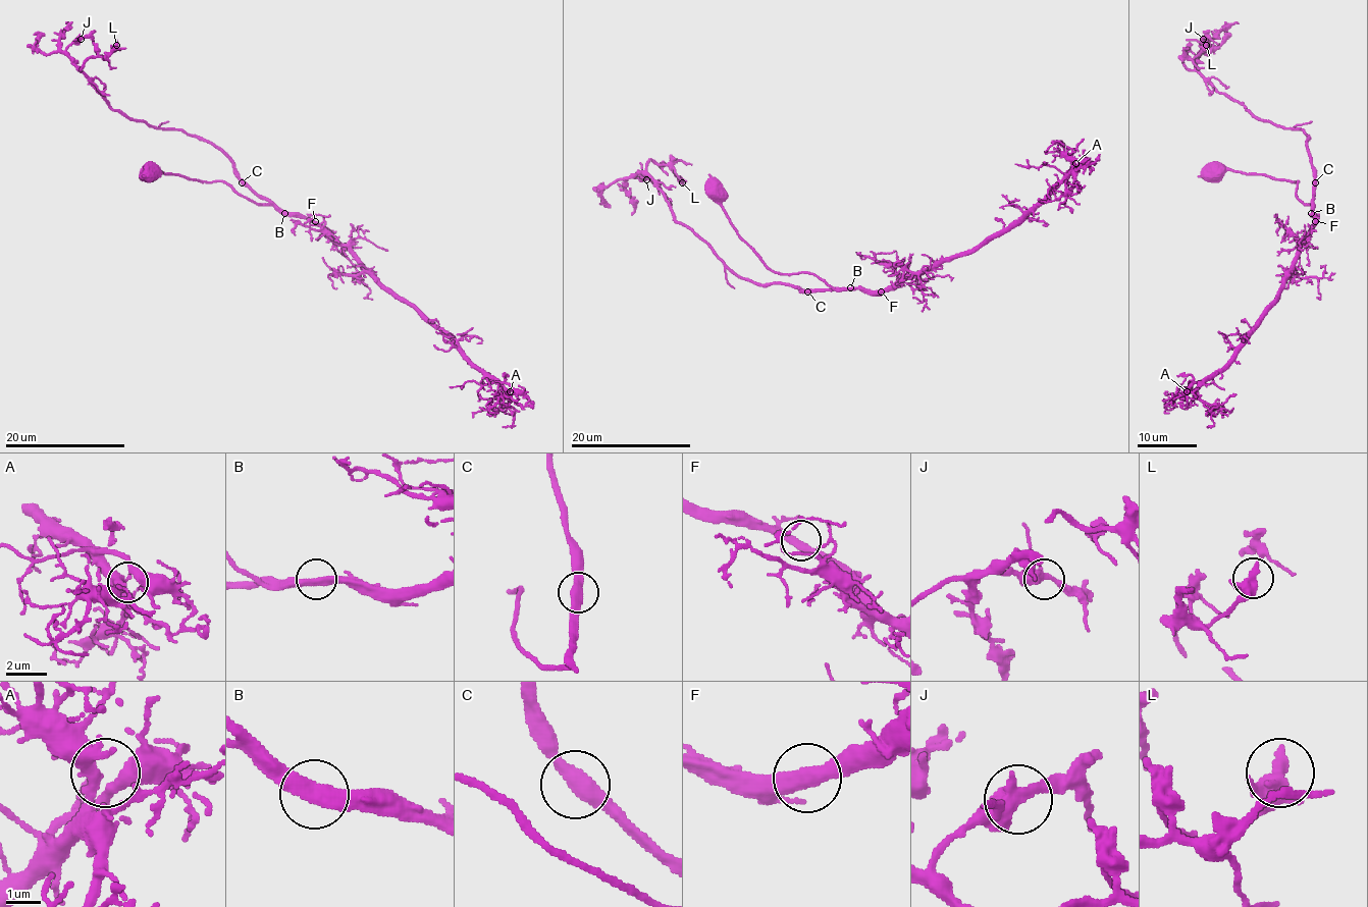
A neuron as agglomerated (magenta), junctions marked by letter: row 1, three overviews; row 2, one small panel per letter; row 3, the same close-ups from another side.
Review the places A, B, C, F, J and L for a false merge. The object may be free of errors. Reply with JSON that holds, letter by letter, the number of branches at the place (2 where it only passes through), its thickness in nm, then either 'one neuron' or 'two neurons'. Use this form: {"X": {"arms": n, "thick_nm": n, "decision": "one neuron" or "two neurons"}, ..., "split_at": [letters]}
{"A": {"arms": 2, "thick_nm": 340, "decision": "one neuron"}, "B": {"arms": 2, "thick_nm": 440, "decision": "one neuron"}, "C": {"arms": 2, "thick_nm": 440, "decision": "one neuron"}, "F": {"arms": 2, "thick_nm": 440, "decision": "one neuron"}, "J": {"arms": 3, "thick_nm": 380, "decision": "one neuron"}, "L": {"arms": 2, "thick_nm": 440, "decision": "one neuron"}, "split_at": []}

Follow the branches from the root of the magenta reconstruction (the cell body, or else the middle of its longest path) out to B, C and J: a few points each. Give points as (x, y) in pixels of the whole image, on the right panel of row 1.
B: (1214, 168), (1225, 166), (1243, 173), (1297, 180), (1296, 196), (1303, 203), (1312, 203), (1312, 213)
C: (1214, 168), (1225, 166), (1243, 173), (1297, 180), (1296, 196), (1303, 203), (1310, 203), (1315, 182)
J: (1214, 168), (1297, 180), (1296, 196), (1312, 200), (1307, 136), (1258, 119), (1220, 94), (1197, 65), (1203, 39)

